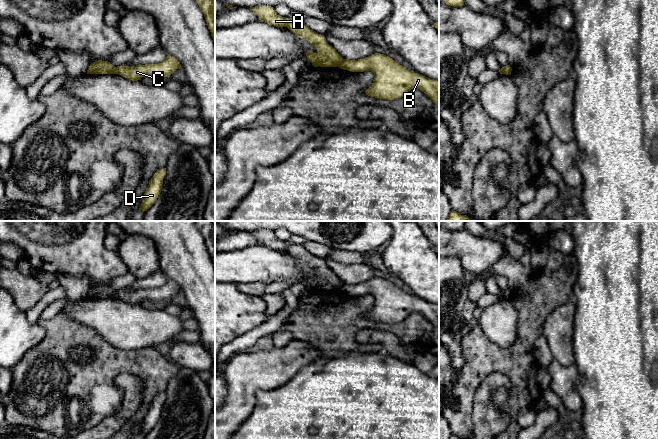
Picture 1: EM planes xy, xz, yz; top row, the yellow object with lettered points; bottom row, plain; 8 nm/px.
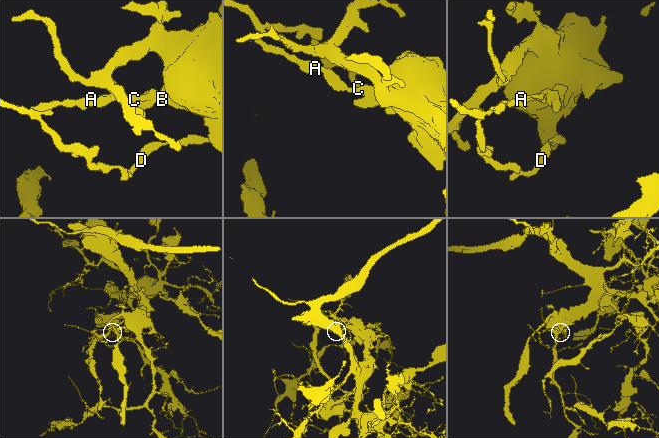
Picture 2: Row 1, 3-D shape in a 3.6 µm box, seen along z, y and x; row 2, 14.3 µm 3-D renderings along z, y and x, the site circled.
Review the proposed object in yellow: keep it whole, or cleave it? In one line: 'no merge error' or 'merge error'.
merge error

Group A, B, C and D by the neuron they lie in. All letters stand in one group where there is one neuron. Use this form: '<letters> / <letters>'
A / B C D

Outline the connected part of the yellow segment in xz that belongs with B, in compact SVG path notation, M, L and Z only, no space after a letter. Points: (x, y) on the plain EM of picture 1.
M375 277L358 284L343 283L338 291L350 296L373 296L373 307L365 315L368 320L394 324L417 312L439 328L439 305L417 298L384 278Z

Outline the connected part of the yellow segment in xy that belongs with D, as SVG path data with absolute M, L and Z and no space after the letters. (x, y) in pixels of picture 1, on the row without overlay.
M162 392L158 394L153 401L151 402L149 409L142 421L142 427L138 435L147 435L157 424L159 421L161 414L163 403L166 400L166 392Z

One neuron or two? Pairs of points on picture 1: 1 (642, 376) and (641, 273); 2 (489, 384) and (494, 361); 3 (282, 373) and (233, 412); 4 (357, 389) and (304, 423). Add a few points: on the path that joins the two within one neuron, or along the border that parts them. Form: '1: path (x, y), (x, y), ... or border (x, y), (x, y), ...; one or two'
1: path (642, 350), (642, 299); one
2: border (511, 383), (505, 375), (491, 373), (476, 389); two
3: path (269, 373), (241, 399); one
4: path (344, 402), (324, 422), (317, 422); one

